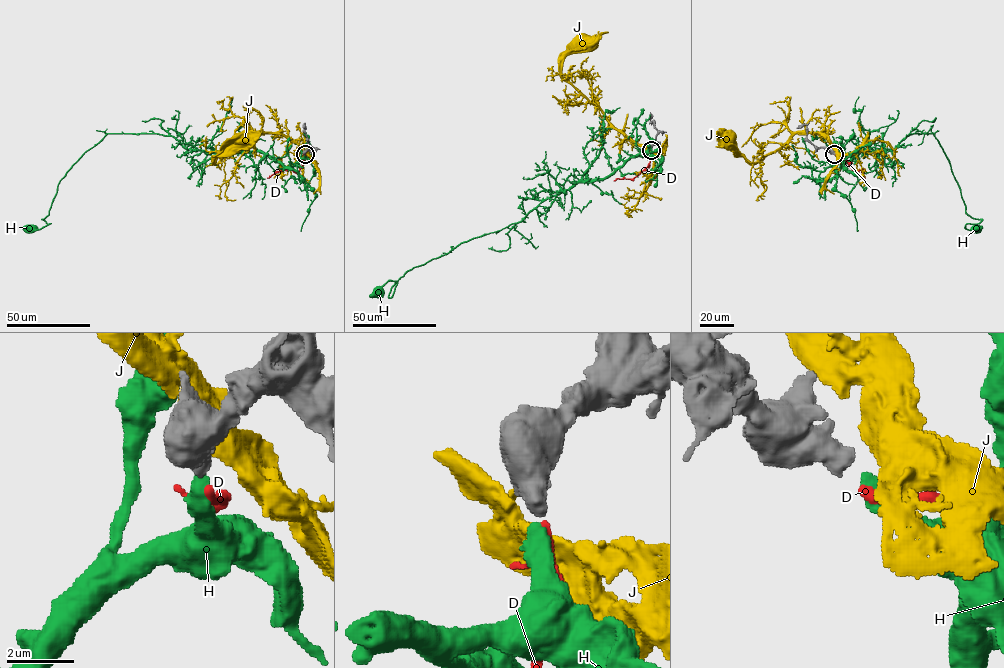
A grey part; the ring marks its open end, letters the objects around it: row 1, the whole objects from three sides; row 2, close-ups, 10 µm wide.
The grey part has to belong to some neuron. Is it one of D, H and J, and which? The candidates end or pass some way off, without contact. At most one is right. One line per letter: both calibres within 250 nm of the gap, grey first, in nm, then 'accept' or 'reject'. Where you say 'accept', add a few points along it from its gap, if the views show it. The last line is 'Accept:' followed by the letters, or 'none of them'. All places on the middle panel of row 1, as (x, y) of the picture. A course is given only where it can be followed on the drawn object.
D: calibres 550 and 280 nm; reject
H: calibres 550 and 480 nm; accept; course (651, 151), (545, 199), (520, 221), (414, 267), (396, 281), (390, 297), (394, 281), (378, 293)
J: calibres 550 and 700 nm; reject
Accept: H

